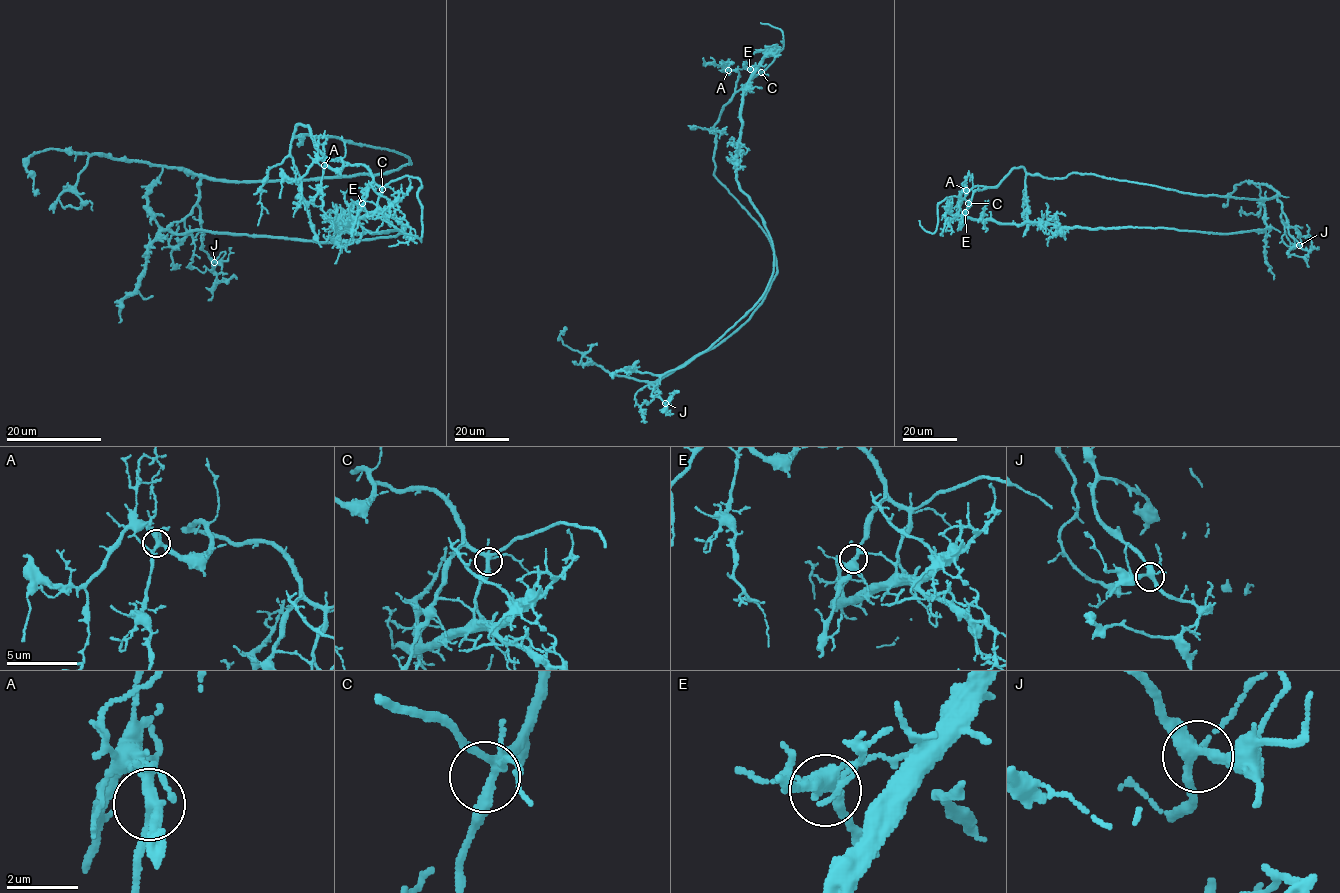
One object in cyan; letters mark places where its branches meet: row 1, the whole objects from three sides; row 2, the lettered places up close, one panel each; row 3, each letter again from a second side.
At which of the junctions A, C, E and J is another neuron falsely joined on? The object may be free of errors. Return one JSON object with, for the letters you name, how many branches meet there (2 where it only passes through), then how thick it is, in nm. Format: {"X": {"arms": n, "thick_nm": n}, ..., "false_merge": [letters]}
{"E": {"arms": 5, "thick_nm": 360}, "false_merge": ["E"]}

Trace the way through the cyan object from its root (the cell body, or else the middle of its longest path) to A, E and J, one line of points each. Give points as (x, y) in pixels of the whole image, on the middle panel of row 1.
A: (732, 96), (738, 73), (728, 70)
E: (732, 96), (755, 76), (750, 70)
J: (732, 96), (711, 128), (714, 176), (767, 237), (776, 274), (744, 323), (658, 380), (659, 397), (665, 403)

